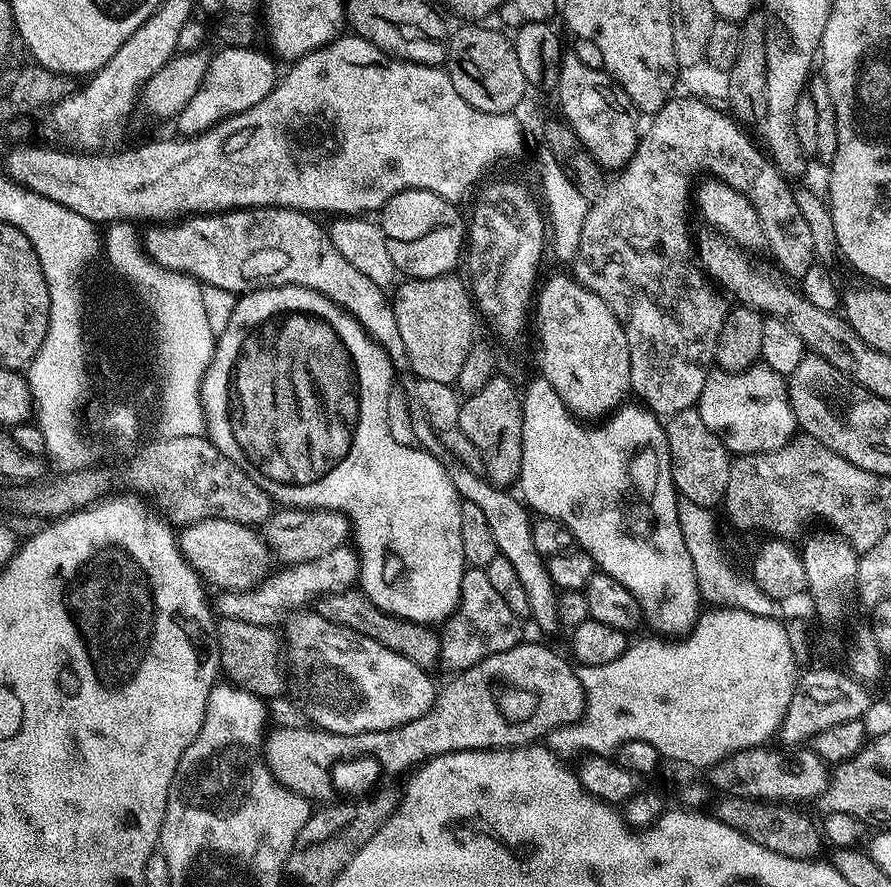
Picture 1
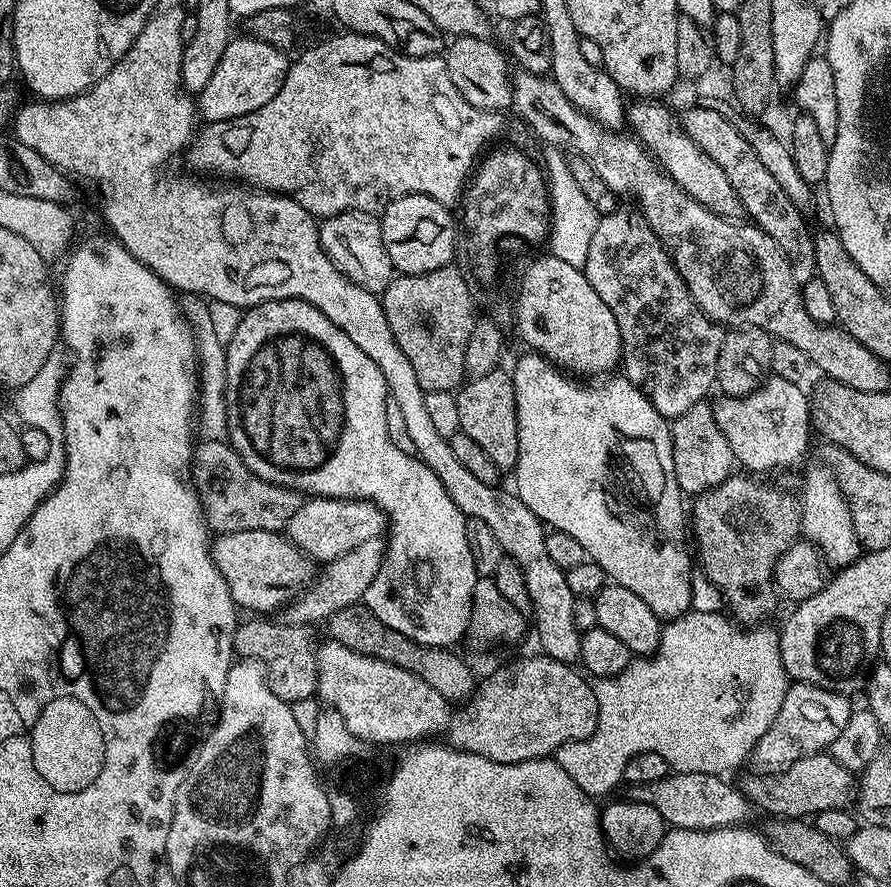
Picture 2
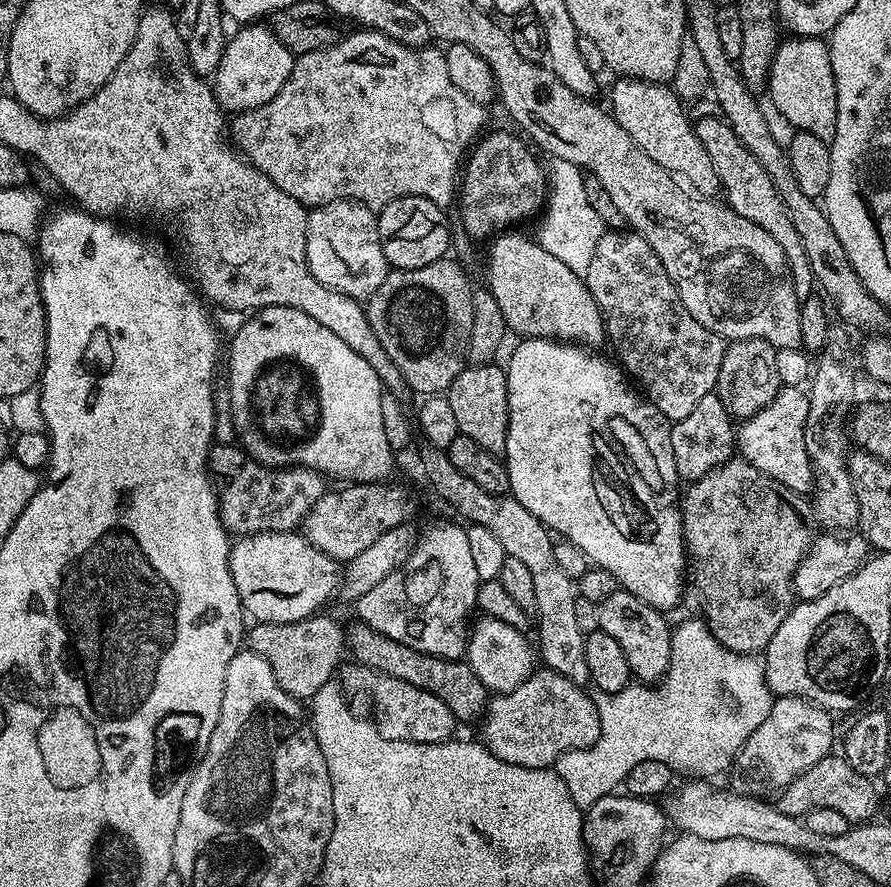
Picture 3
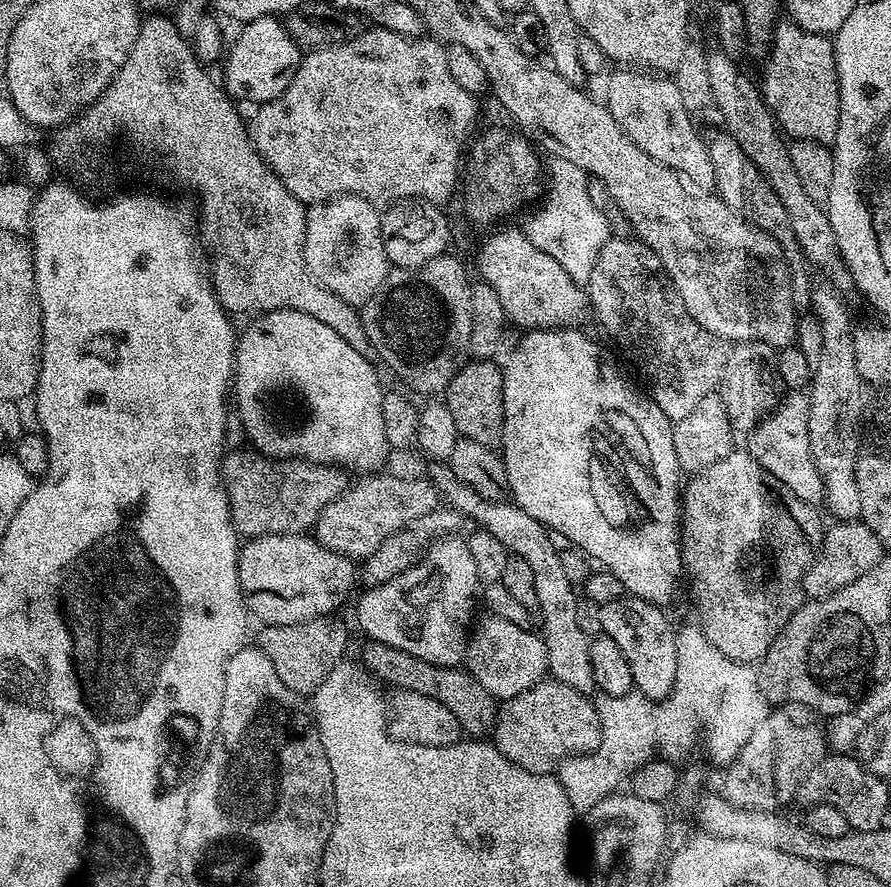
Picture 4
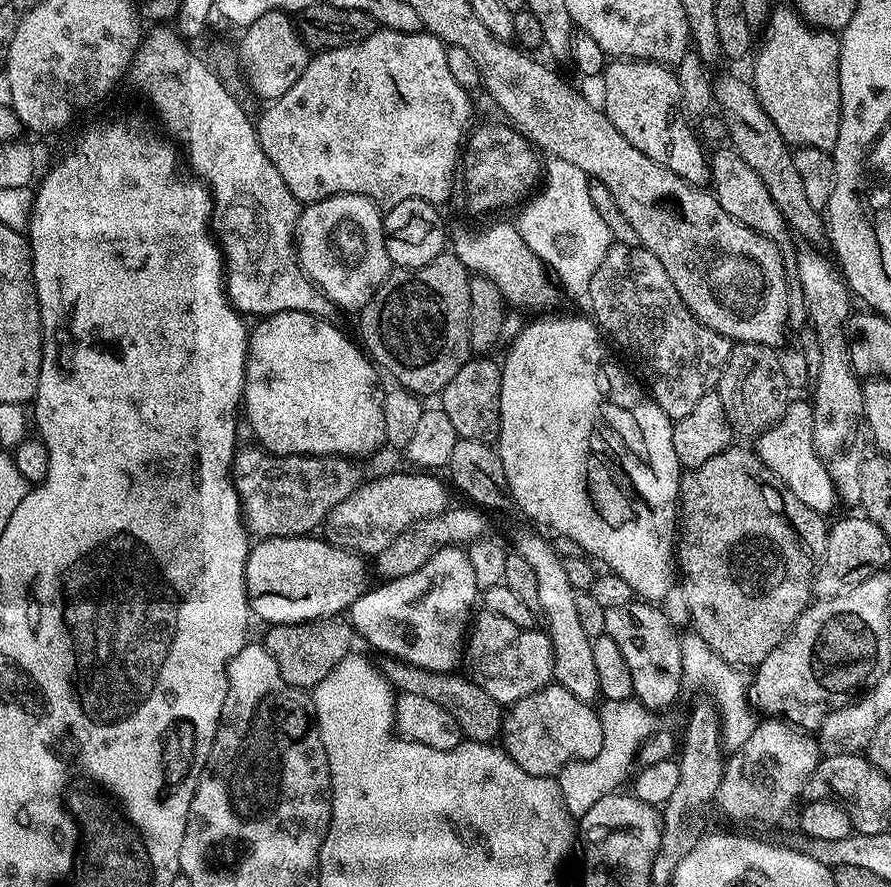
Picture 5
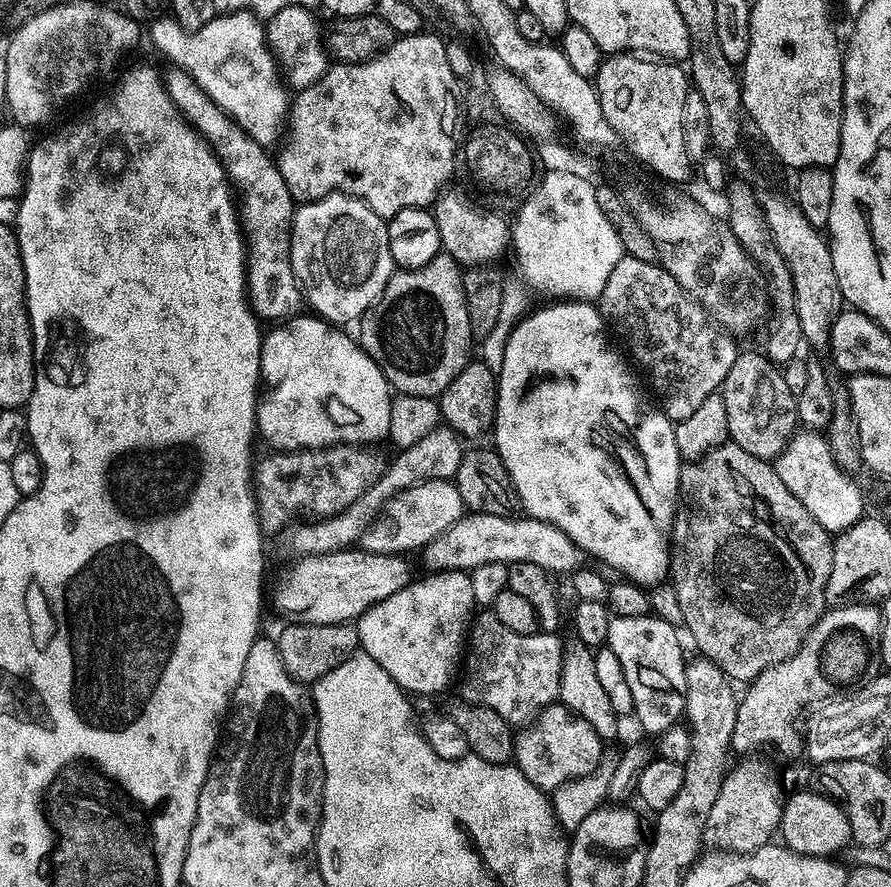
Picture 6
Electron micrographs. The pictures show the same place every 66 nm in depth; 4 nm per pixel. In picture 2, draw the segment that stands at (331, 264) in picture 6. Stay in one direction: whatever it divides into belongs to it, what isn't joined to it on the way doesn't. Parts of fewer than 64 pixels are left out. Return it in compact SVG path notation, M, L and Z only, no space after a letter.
M339 212L327 217L319 225L320 246L328 255L328 261L350 282L354 282L367 292L383 293L391 282L394 269L390 254L382 242L380 221L370 212Z

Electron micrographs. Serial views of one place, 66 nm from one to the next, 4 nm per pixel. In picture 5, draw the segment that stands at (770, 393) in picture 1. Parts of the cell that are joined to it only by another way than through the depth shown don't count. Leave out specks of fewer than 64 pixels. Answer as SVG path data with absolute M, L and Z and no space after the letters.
M807 399L800 400L797 404L796 401L789 403L786 415L758 438L758 444L761 462L791 490L794 498L806 502L810 510L827 514L835 504L838 504L836 484L826 472L826 466L815 450L812 405Z

